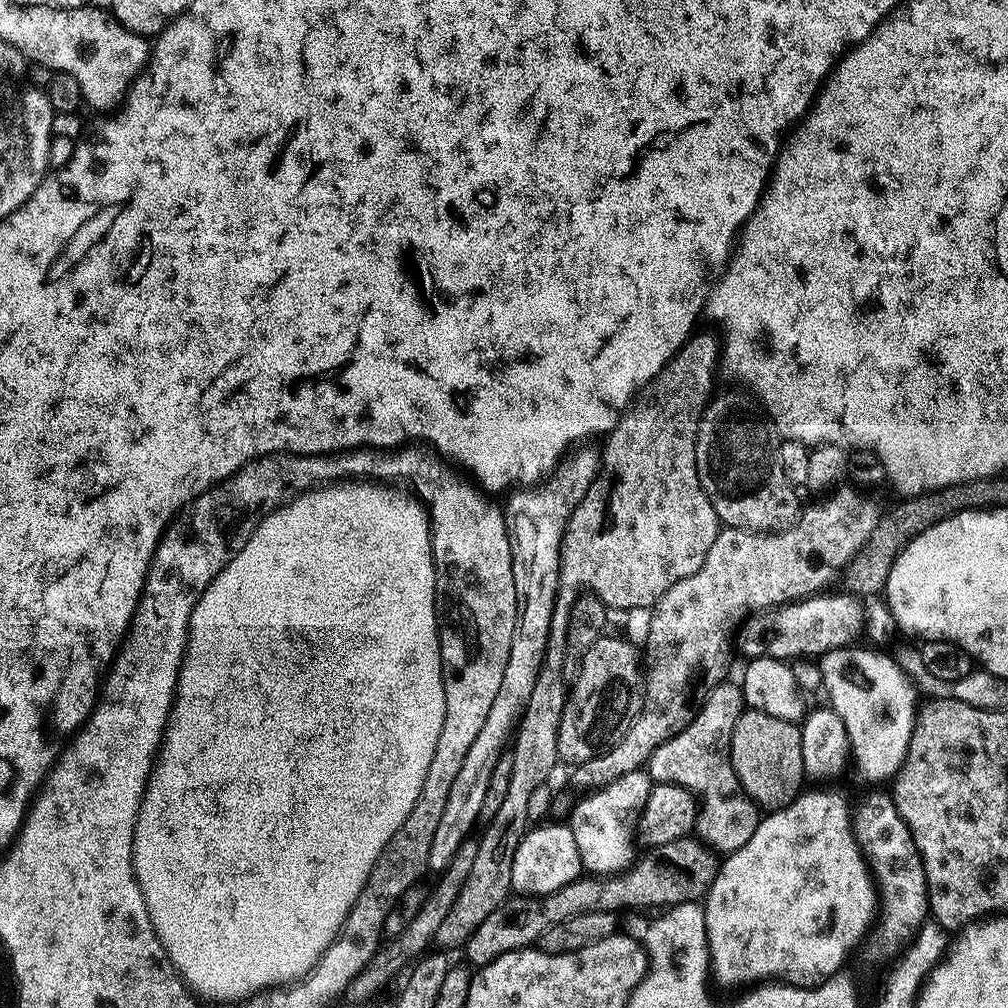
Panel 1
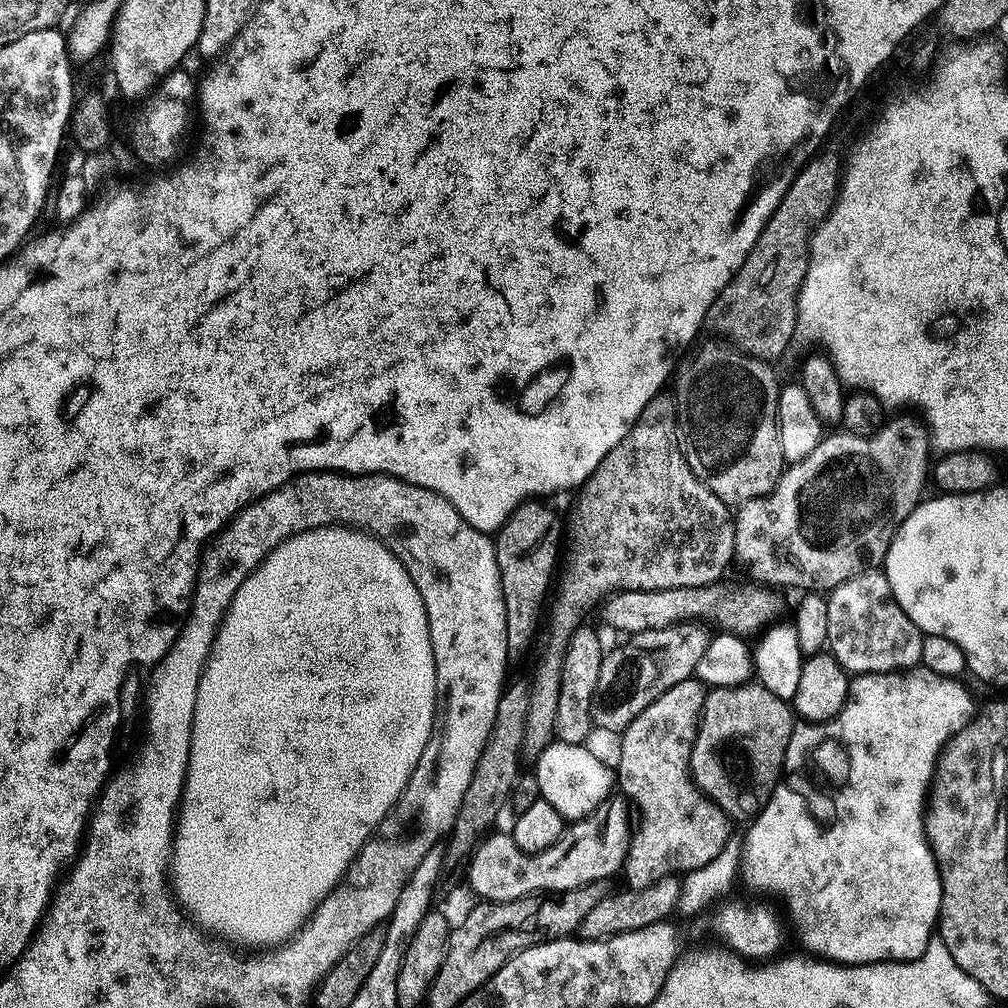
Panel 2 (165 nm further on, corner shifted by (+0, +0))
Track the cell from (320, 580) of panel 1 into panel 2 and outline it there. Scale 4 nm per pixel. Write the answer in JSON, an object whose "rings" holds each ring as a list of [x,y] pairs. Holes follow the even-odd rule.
{"rings":[[[339,522],[320,528],[305,528],[303,532],[294,532],[281,541],[238,586],[220,618],[212,648],[200,671],[192,711],[188,769],[184,772],[184,788],[180,791],[174,815],[172,848],[166,864],[170,873],[170,892],[183,915],[201,933],[221,936],[232,944],[245,944],[248,950],[267,949],[269,944],[264,936],[291,938],[297,935],[320,902],[343,881],[357,852],[403,794],[429,740],[433,739],[433,724],[438,711],[436,694],[436,667],[426,606],[403,562],[384,545],[383,540],[367,530]]]}

